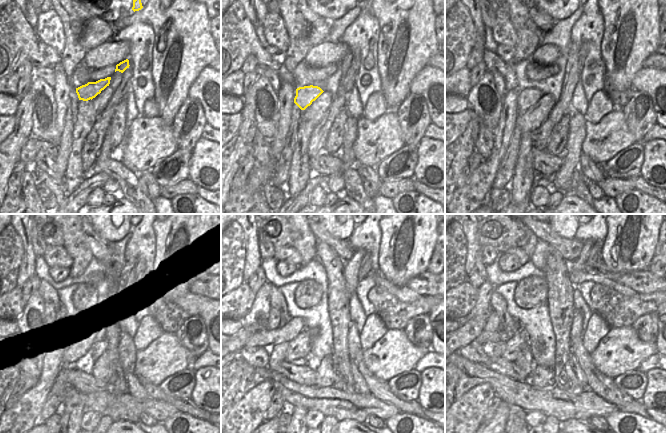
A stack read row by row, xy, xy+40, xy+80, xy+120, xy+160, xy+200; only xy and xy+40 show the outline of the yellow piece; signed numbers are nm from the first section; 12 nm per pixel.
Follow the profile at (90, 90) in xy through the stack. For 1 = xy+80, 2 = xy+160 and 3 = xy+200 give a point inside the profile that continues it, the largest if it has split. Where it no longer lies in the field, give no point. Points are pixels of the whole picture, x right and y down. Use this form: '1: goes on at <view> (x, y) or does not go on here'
1: goes on at xy+80 (527, 97)
2: goes on at xy+160 (295, 326)
3: goes on at xy+200 (485, 337)

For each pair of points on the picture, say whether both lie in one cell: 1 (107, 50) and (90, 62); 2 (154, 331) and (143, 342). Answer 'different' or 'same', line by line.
1: same
2: same

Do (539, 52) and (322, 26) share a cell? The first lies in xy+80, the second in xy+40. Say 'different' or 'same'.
different

